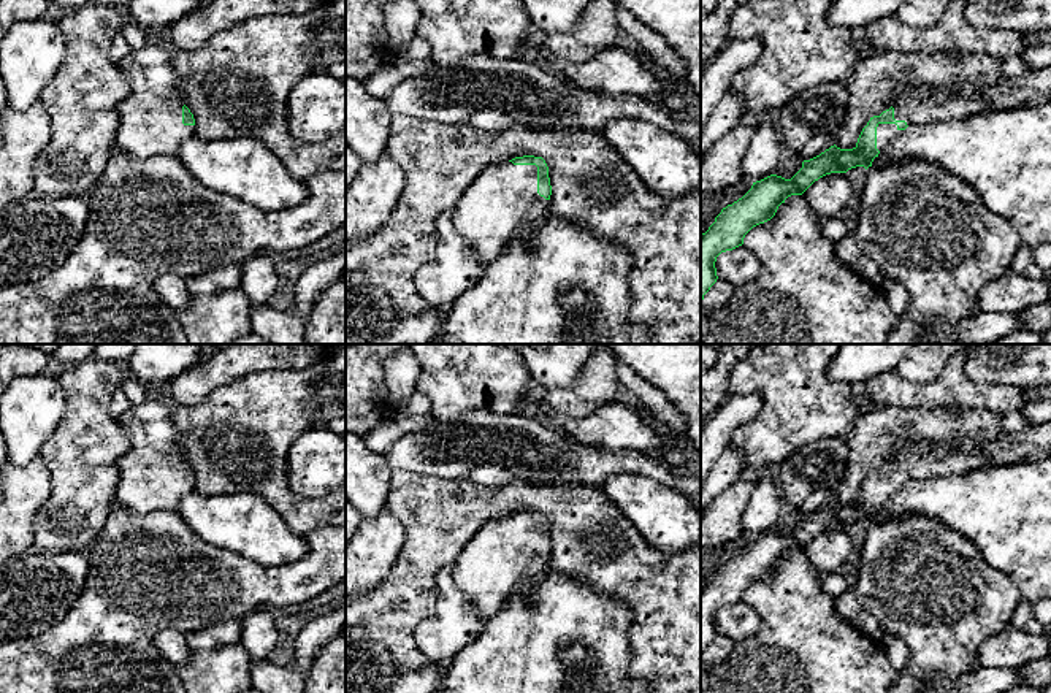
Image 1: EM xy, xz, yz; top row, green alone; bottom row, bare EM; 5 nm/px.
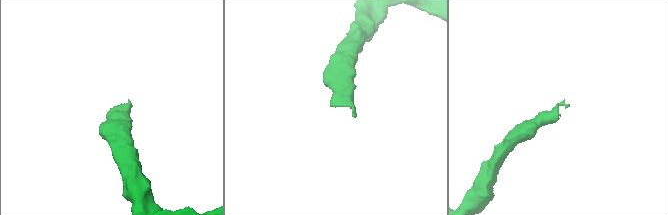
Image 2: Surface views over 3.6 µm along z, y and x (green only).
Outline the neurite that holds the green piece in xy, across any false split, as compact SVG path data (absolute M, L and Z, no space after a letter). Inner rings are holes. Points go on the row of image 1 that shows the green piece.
M152 38L119 65L130 94L117 106L116 146L132 157L178 157L181 144L195 135L195 119L182 103L171 60Z

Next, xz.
M523 155L487 167L458 201L455 228L485 270L515 238L536 238L550 195L542 157Z

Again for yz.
M1051 67L1032 70L1019 78L1008 76L986 95L980 95L970 84L959 84L953 90L934 90L924 84L899 86L892 103L870 117L853 149L834 144L804 160L791 179L770 174L753 182L742 198L721 209L701 235L701 303L718 279L715 262L721 252L742 246L753 227L770 220L788 197L802 195L820 178L847 173L856 167L872 167L873 159L908 125L1046 103L1051 103Z

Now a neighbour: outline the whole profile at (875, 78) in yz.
M866 51L847 82L850 103L835 133L835 146L856 147L862 128L892 103L902 84L924 84L934 90L970 84L980 95L986 95L1005 78L1000 59L984 52Z

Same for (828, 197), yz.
M831 173L815 181L804 193L816 217L839 217L853 198L847 173Z

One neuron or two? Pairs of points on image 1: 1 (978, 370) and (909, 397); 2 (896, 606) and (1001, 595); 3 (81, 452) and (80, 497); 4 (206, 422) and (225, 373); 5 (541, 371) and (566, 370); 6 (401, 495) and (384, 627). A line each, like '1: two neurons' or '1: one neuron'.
1: two neurons
2: one neuron
3: one neuron
4: two neurons
5: one neuron
6: one neuron

